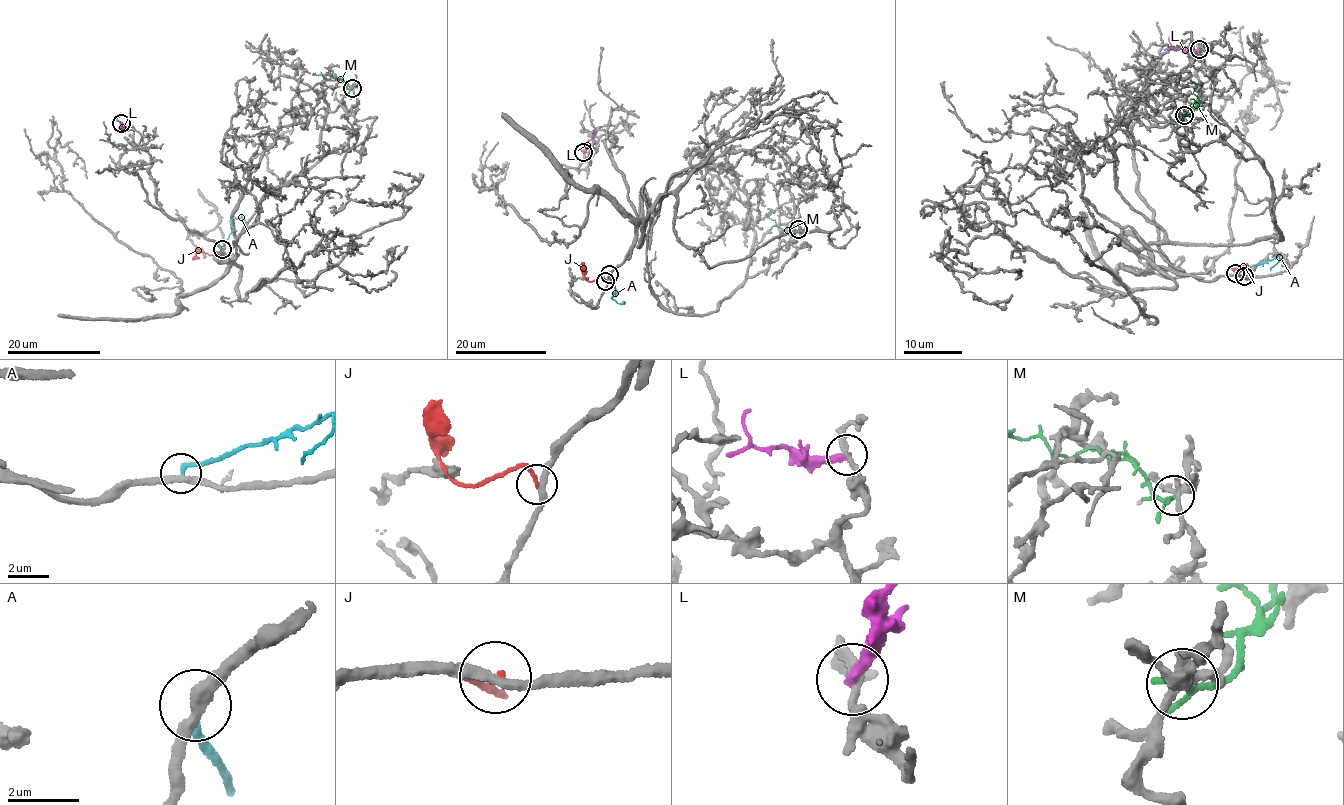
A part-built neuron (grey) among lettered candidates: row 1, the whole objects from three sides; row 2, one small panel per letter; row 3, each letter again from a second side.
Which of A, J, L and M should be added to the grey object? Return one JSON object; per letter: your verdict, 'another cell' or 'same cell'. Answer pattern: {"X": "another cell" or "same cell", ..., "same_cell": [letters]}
{"A": "another cell", "J": "another cell", "L": "another cell", "M": "another cell", "same_cell": []}

